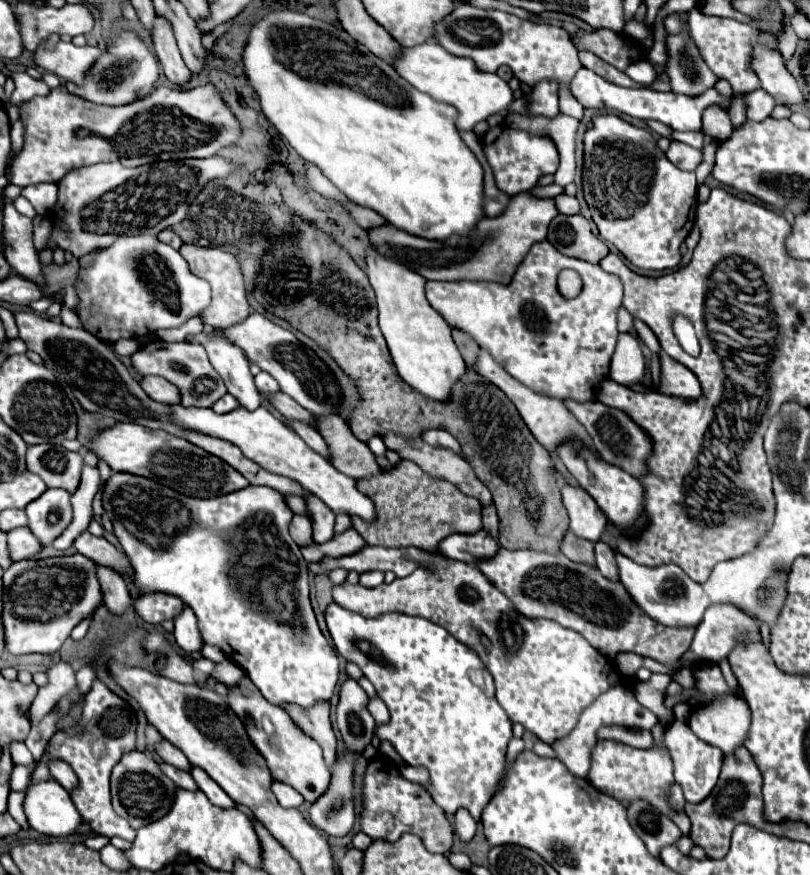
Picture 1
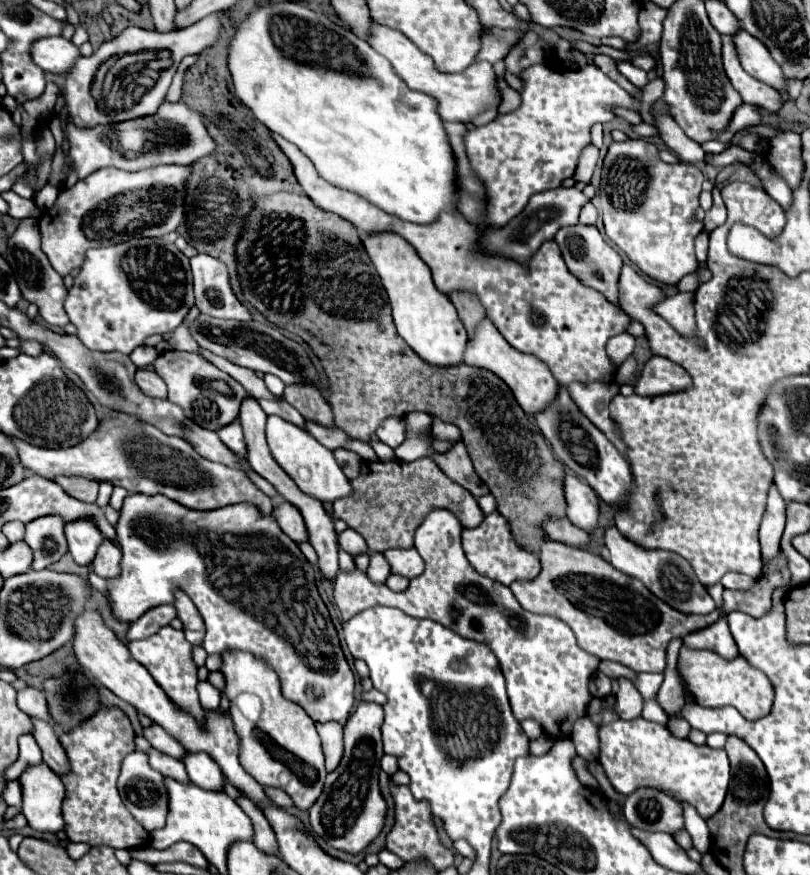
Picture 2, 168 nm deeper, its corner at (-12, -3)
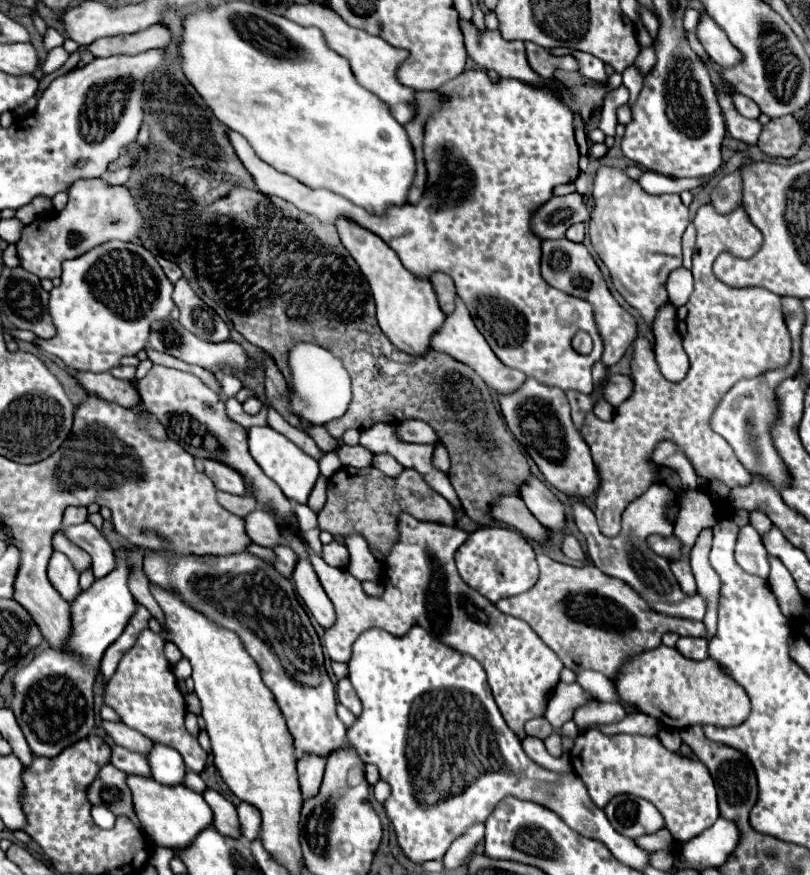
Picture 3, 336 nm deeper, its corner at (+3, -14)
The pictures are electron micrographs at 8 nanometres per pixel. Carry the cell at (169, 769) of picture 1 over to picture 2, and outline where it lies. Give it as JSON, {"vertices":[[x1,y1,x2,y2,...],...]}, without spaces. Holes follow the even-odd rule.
{"vertices":[[149,750,147,756,149,756,151,768,155,768,157,772,161,772,163,776,173,778,173,780,183,782,183,784,191,784,189,776,187,776,187,770,185,770,185,766,183,766,181,760,175,760,175,758,167,756,167,754,161,754,159,750]]}

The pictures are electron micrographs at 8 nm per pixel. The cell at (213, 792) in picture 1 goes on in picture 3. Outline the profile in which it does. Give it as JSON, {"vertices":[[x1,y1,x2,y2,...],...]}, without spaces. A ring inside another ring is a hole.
{"vertices":[[156,741,152,743,152,749,146,755,146,759,152,771,152,779,156,779,158,783,164,783,164,785,184,783,186,767,184,767,180,753,174,751,174,747]]}

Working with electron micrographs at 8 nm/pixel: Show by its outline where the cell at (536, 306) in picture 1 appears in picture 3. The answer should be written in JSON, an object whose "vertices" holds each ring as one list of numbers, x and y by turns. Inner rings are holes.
{"vertices":[[484,69,464,71,464,73,460,73,456,79,444,83,438,91,440,91,440,105,434,109,432,117,430,117,430,119,426,121,426,125,424,125,424,145,422,145,422,149,424,149,424,161,426,161,426,171,428,171,428,181,426,181,424,195,422,195,422,199,420,199,416,205,412,205,412,203,404,203,404,205,400,205,400,207,394,205,394,207,388,207,388,209,384,211,384,215,372,215,372,213,368,213,366,209,350,203,348,199,344,199,344,197,340,197,340,195,336,195,336,193,332,193,332,191,328,191,328,189,310,189,310,187,306,187,304,183,296,181,294,177,290,177,290,175,286,175,286,173,280,173,280,171,276,171,274,167,270,167,268,163,264,163,264,161,252,151,252,147,248,147,248,141,246,141,240,133,228,129,226,135,228,135,228,139,230,139,232,147,234,147,234,153,238,155,238,159,242,161,242,165,246,167,246,171,252,175,252,179,254,179,254,183,258,185,260,191,264,191,266,195,276,195,276,197,280,197,280,199,286,199,286,201,294,203,296,207,300,207,302,211,308,211,310,215,316,215,320,221,334,223,334,221,338,219,338,215,344,215,344,217,348,217,348,219,354,219,358,225,362,225,362,227,366,227,368,231,372,231,372,233,376,233,378,237,382,237,382,239,398,253,402,265,404,265,408,271,416,273,416,275,426,275,426,277,428,277,428,275,434,273,434,271,444,271,444,273,448,273,448,275,454,279,456,291,458,291,458,295,464,299,464,303,466,303,466,307,468,307,468,311,470,311,470,315,472,315,472,319,474,319,474,325,476,325,478,331,484,335,484,339,488,341,490,349,494,351,494,355,496,355,504,365,508,365,508,367,512,367,512,369,518,369,518,371,526,373,528,377,534,377,534,379,538,379,538,381,542,381,542,383,546,383,546,385,550,385,550,387,558,387,558,389,562,389,562,391,570,391,570,389,572,389,572,391,590,395,590,393,592,393,592,365,594,365,596,361,600,361,602,349,604,349,604,347,602,347,600,333,598,333,598,327,596,327,596,321,594,321,592,307,590,307,588,301,578,299,578,297,572,297,572,295,568,295,568,293,562,293,562,291,550,287,550,285,542,279,542,275,540,275,540,243,542,243,542,241,540,241,540,237,536,237,536,235,532,233,532,227,530,227,532,215,534,215,548,199,552,199,554,187,556,187,556,185,562,185,562,183,572,183,572,181,578,177,578,157,580,157,580,153,578,153,578,145,576,145,576,141,574,141,574,127,572,127,574,115,568,111,568,107,564,107,564,103,560,103,560,99,558,99,552,91,548,91,548,89,534,89,534,87,528,87,526,83,516,81,516,79,500,79,500,83,492,83,490,77,488,77,488,73,486,73],[574,331,586,331,586,333,590,333,590,337,592,337,592,341,594,341,594,349,592,349,590,355,578,355,578,353,574,353,574,349,570,347,570,341,572,341,572,337,574,337]]}

